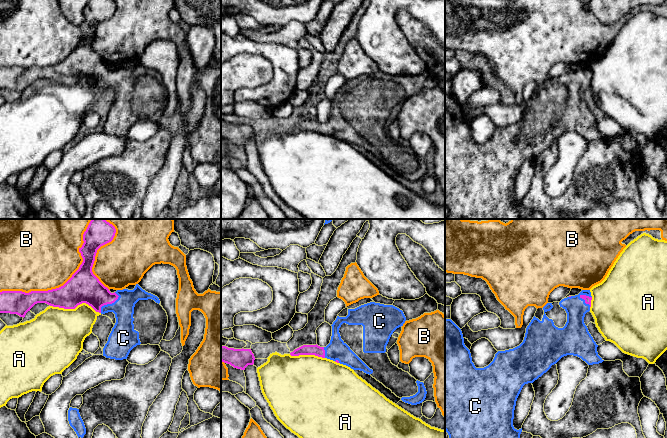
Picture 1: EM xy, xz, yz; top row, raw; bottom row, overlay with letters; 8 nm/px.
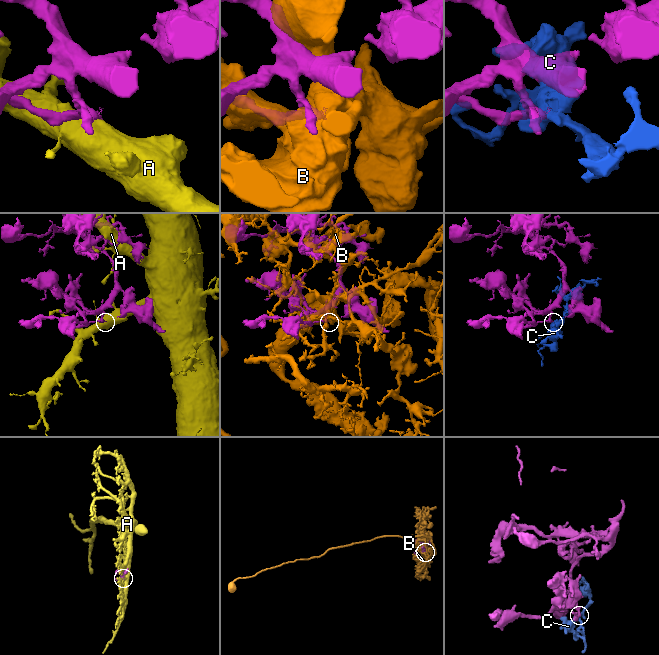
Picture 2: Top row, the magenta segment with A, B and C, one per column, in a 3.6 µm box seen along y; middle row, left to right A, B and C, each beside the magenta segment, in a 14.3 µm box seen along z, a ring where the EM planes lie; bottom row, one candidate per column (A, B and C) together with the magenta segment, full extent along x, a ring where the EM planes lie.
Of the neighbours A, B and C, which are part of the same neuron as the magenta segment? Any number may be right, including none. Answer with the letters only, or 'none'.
C

